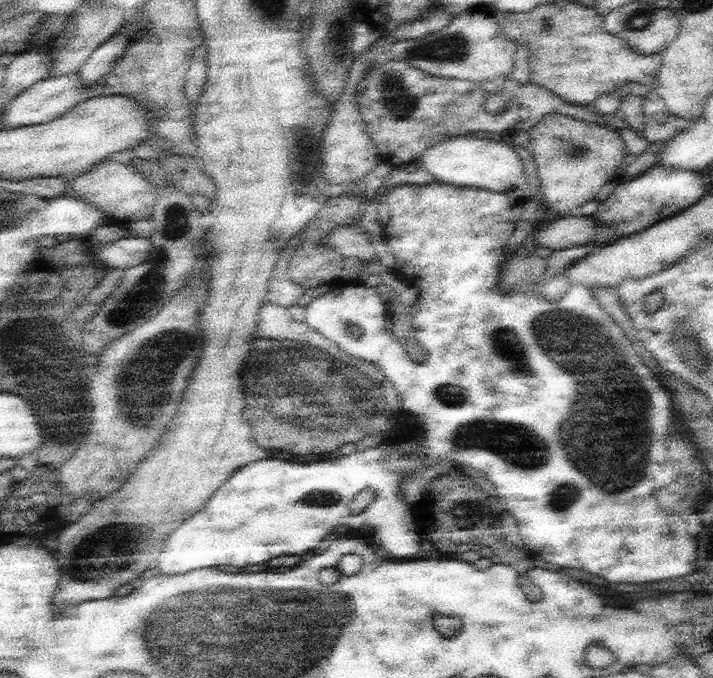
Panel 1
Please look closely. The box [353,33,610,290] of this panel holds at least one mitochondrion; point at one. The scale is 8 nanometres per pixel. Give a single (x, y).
(398, 102)

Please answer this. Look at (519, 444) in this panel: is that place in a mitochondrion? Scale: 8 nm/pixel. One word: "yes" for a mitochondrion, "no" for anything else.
yes

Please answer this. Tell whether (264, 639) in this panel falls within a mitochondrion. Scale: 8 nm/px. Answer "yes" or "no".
yes

